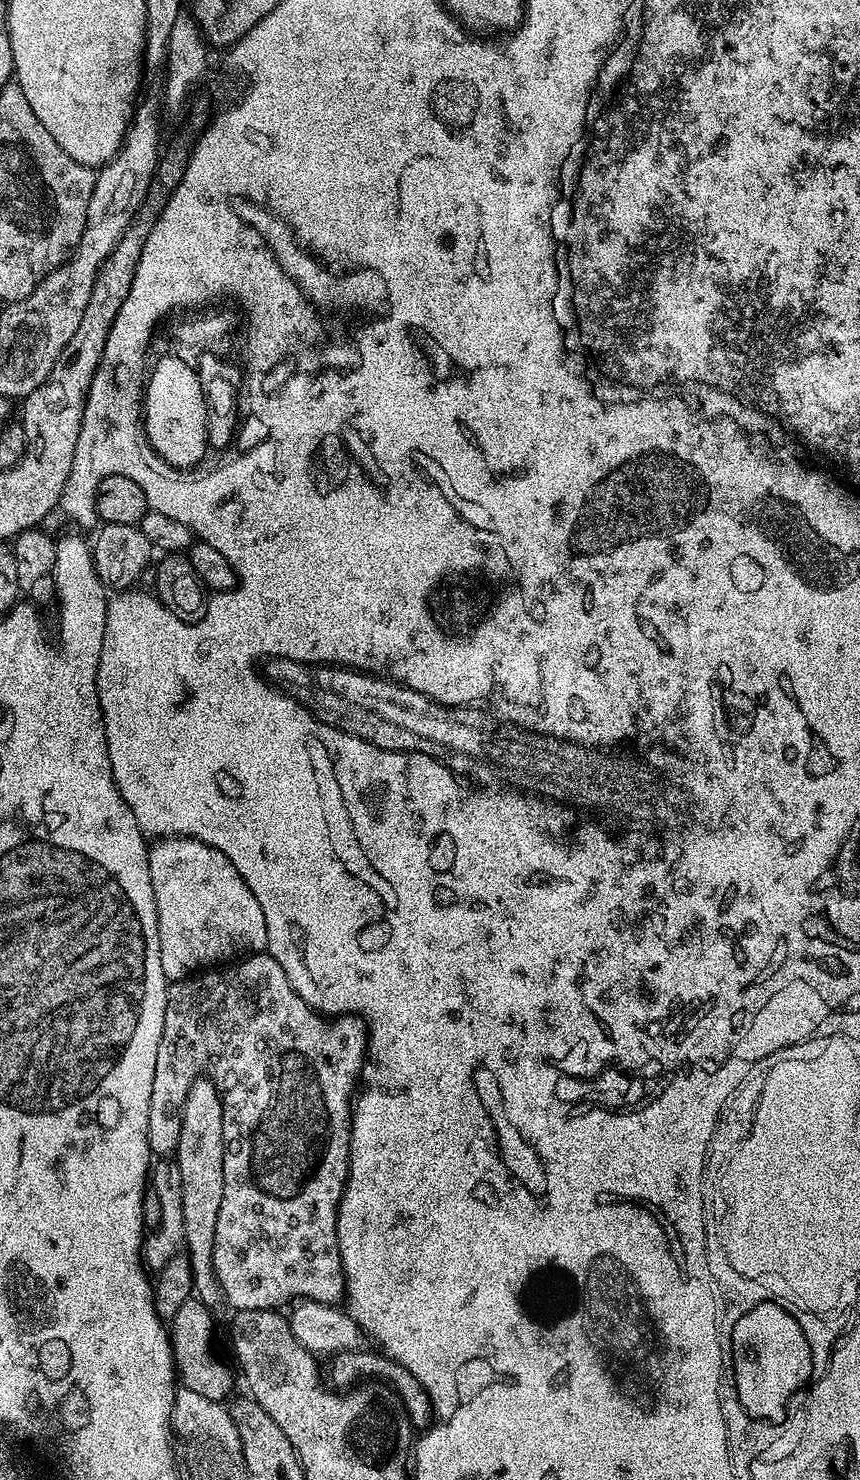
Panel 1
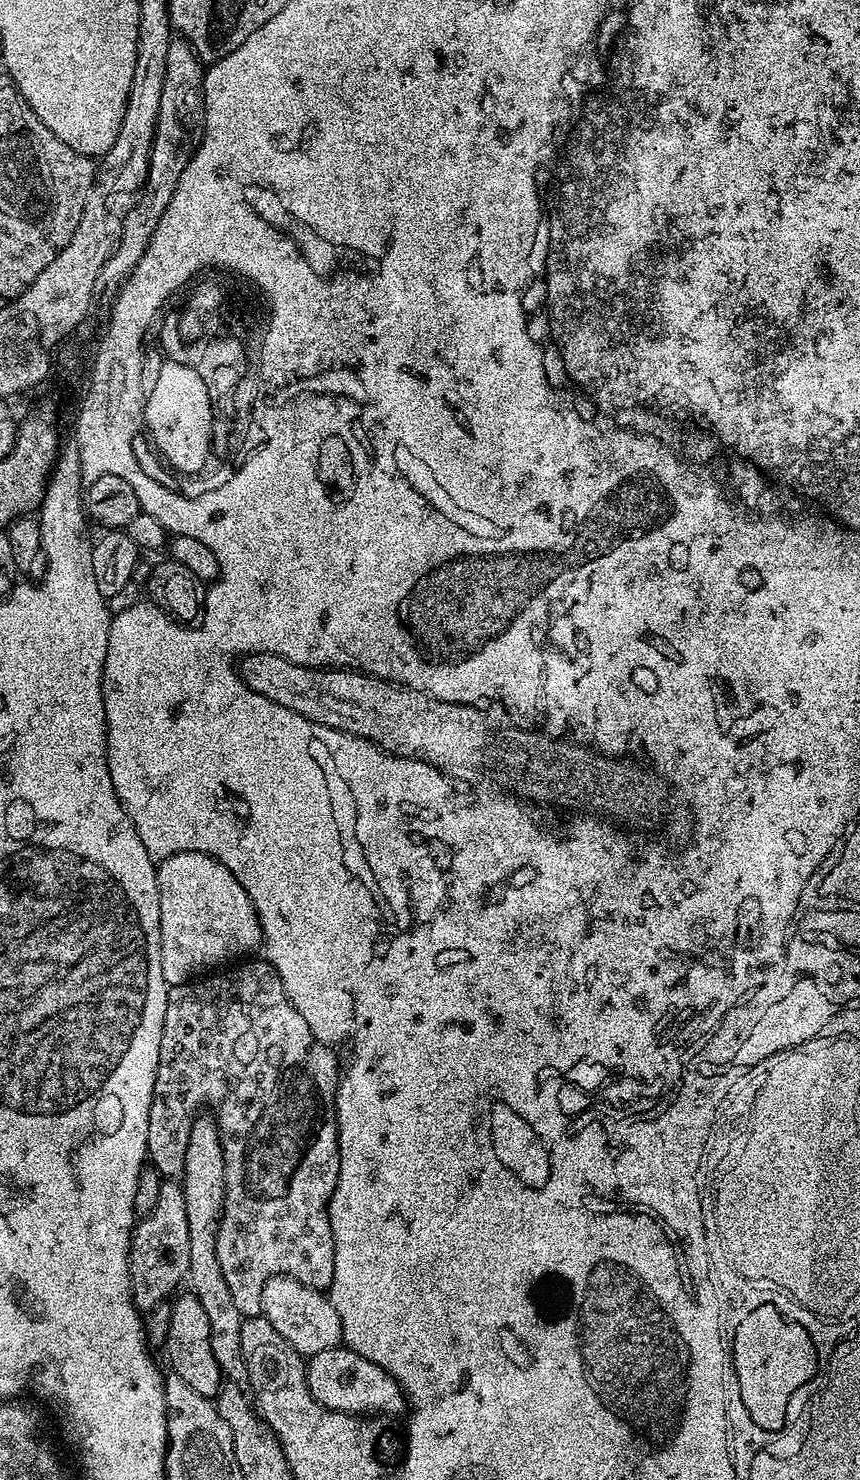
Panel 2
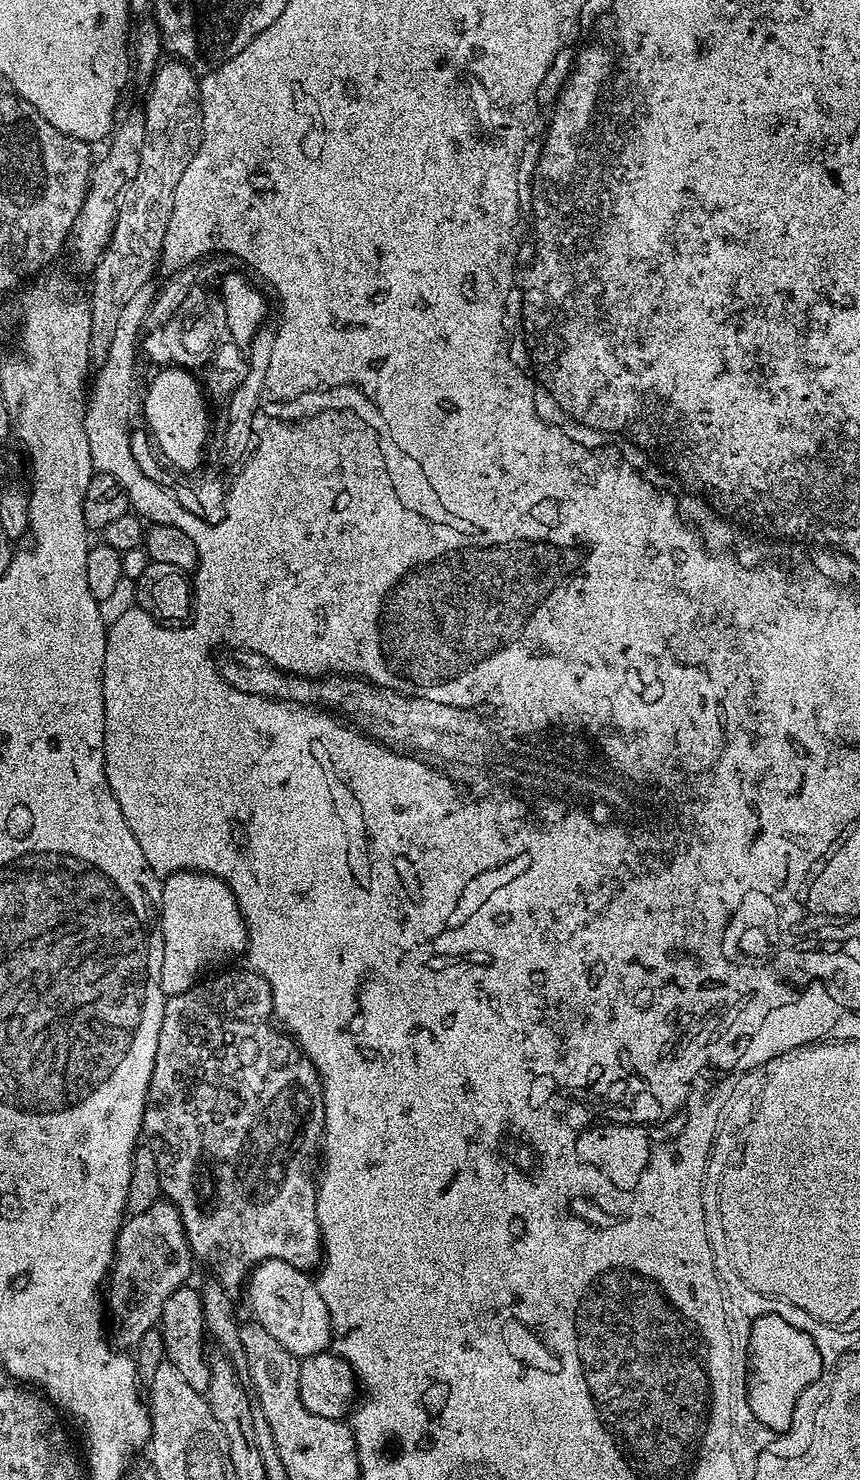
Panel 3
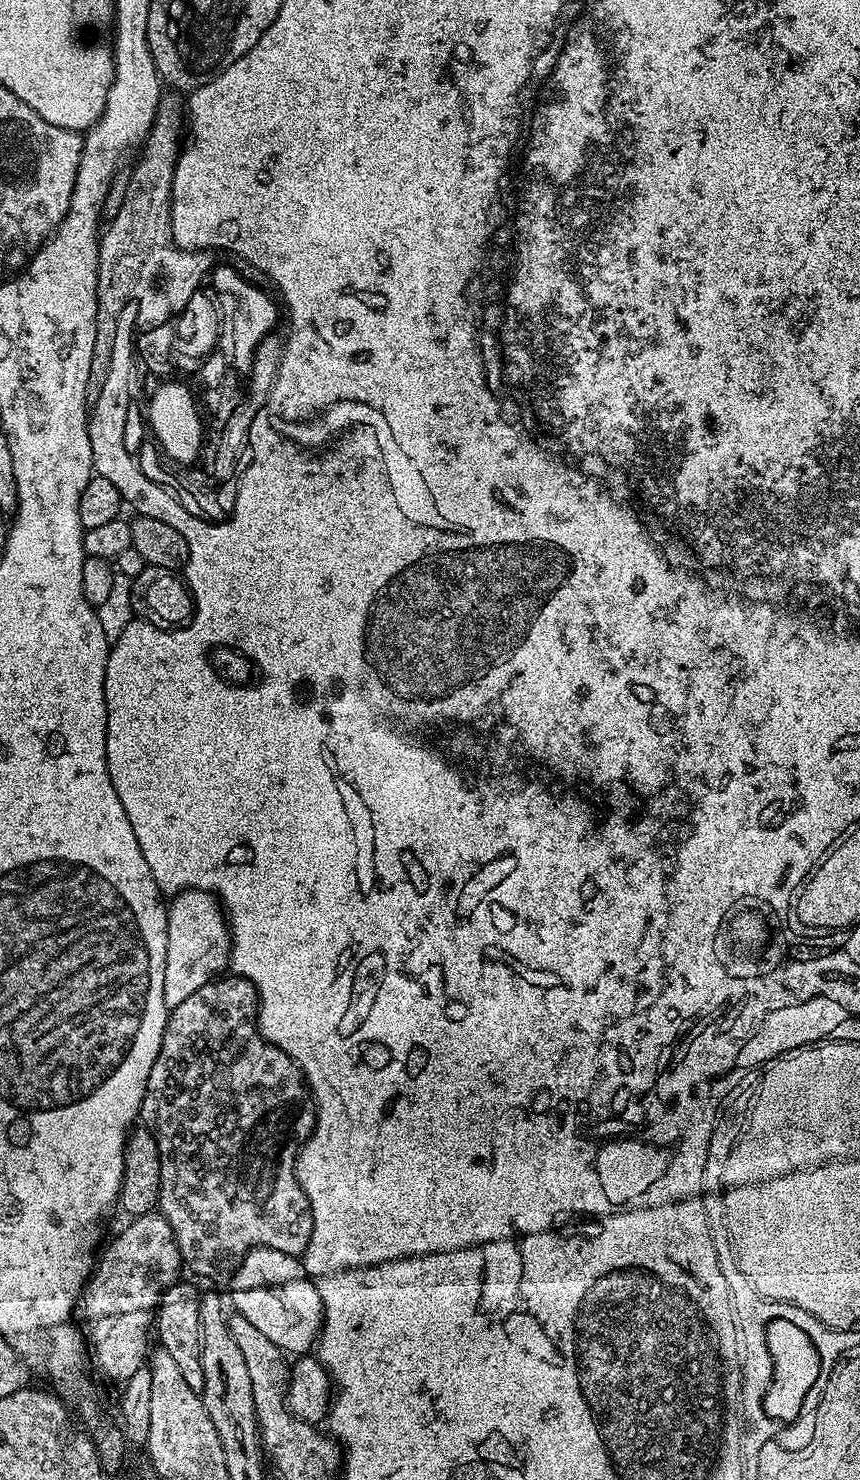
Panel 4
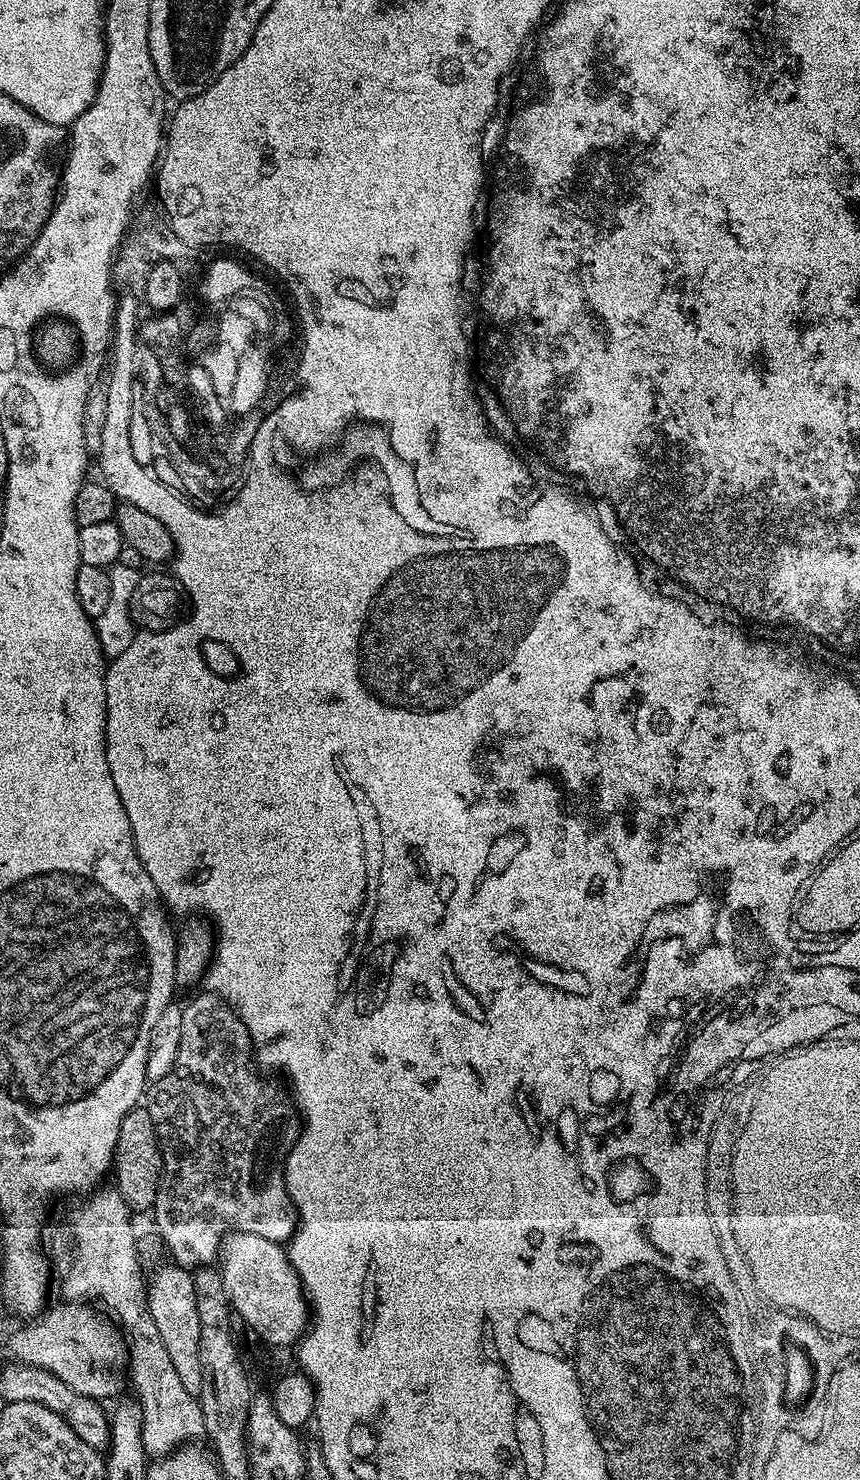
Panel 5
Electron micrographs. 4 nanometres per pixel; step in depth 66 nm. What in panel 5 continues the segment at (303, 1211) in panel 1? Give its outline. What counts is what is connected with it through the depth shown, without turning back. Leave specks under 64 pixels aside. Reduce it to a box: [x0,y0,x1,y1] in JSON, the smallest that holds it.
[146,992,302,1270]

